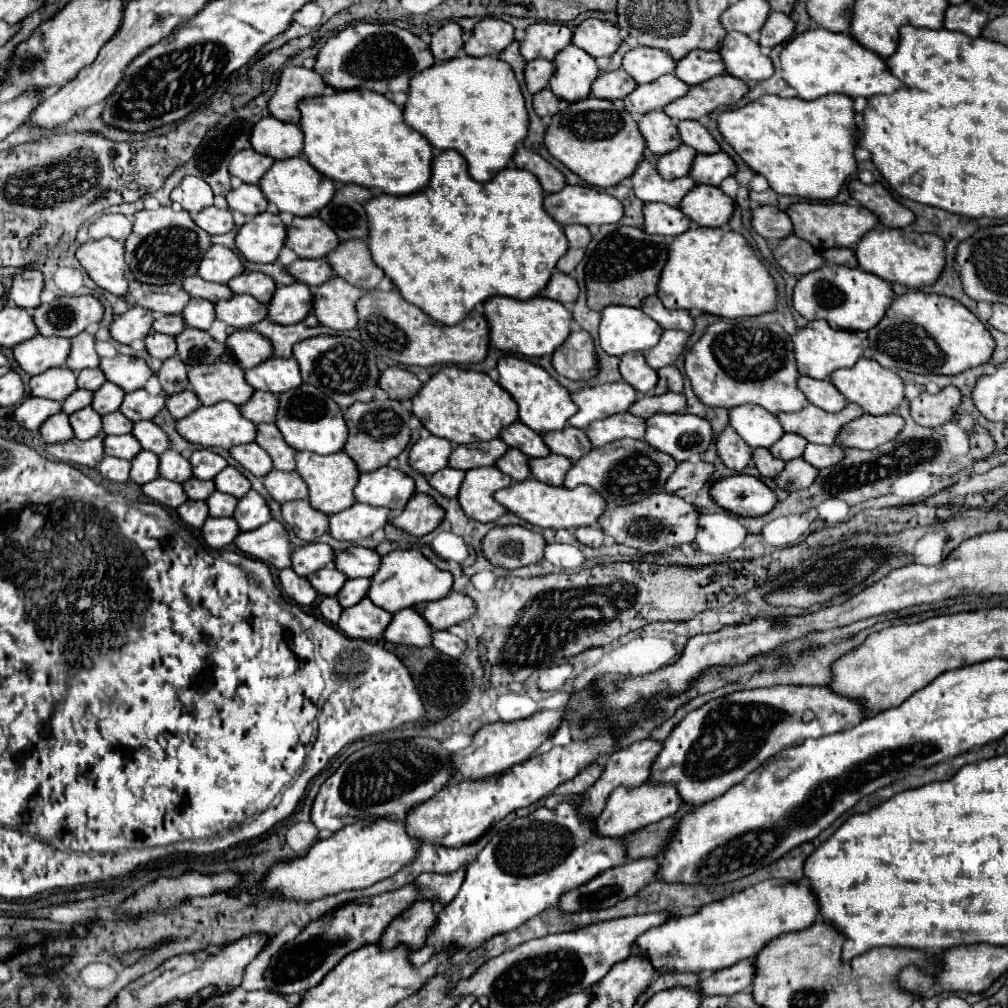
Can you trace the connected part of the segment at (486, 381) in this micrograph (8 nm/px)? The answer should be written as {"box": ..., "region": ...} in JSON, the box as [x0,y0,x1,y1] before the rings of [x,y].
{"box":[412,367,516,445],"region":[[[442,367],[420,391],[412,397],[412,415],[418,417],[434,437],[448,439],[454,445],[490,441],[498,437],[502,427],[508,427],[516,421],[516,401],[504,393],[486,373],[460,369],[460,367]]]}

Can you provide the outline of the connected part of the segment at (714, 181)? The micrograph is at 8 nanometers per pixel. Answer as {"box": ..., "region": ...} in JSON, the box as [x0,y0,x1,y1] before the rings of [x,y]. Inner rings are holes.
{"box":[690,151,736,187],"region":[[[718,151],[712,155],[696,155],[692,161],[692,169],[690,169],[690,177],[694,179],[696,185],[714,185],[718,187],[720,181],[728,175],[734,175],[736,165],[734,161]]]}

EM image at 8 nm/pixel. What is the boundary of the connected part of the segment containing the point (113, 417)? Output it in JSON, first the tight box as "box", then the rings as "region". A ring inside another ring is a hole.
{"box":[102,411,132,435],"region":[[[120,411],[108,413],[102,417],[102,429],[106,435],[122,435],[122,433],[130,433],[132,431],[132,421],[128,421]]]}

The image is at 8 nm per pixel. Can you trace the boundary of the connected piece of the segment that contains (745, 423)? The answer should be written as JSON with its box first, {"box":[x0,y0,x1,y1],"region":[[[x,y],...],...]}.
{"box":[728,405,784,449],"region":[[[740,405],[730,409],[728,421],[730,427],[740,433],[740,437],[748,443],[750,449],[768,449],[784,435],[784,429],[780,429],[776,415],[768,413],[766,409],[760,409],[758,405]]]}

